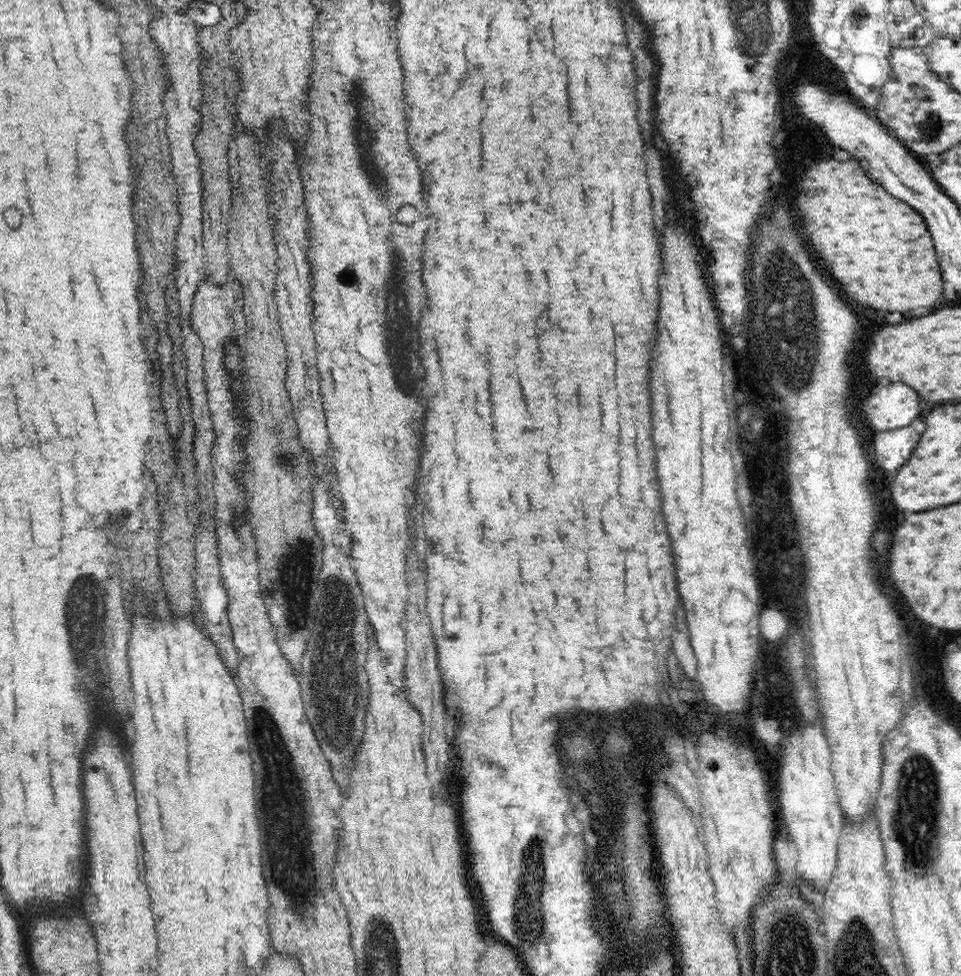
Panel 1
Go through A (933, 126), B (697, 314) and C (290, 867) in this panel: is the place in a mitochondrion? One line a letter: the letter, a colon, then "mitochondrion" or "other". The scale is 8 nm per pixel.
A: mitochondrion
B: other
C: mitochondrion

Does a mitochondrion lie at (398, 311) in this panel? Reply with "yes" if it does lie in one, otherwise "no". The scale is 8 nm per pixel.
yes

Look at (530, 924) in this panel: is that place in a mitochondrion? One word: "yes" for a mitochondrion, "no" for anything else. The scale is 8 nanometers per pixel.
yes

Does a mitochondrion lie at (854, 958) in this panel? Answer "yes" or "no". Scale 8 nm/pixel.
yes

